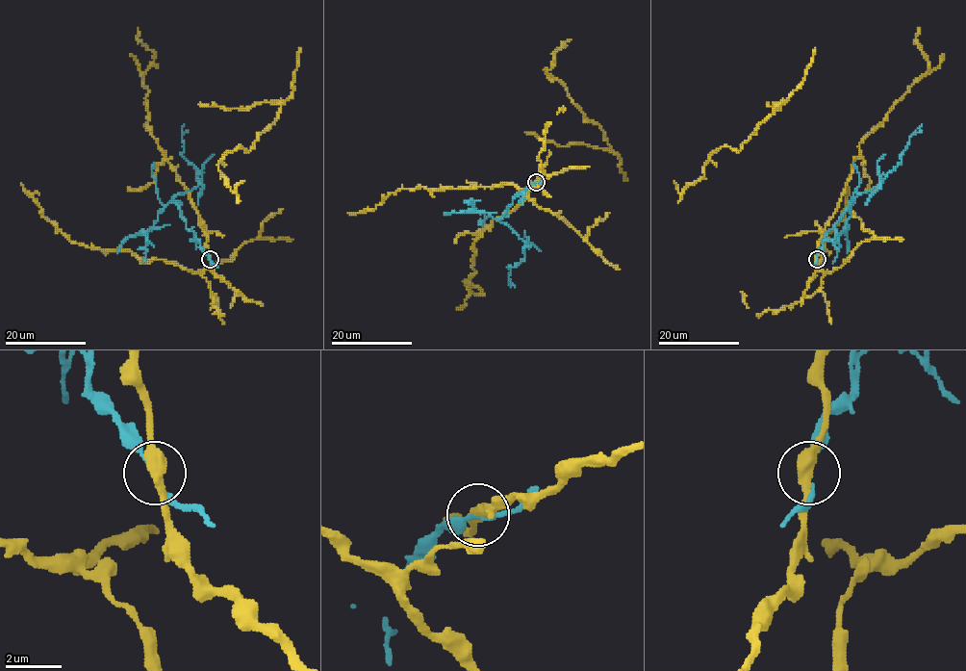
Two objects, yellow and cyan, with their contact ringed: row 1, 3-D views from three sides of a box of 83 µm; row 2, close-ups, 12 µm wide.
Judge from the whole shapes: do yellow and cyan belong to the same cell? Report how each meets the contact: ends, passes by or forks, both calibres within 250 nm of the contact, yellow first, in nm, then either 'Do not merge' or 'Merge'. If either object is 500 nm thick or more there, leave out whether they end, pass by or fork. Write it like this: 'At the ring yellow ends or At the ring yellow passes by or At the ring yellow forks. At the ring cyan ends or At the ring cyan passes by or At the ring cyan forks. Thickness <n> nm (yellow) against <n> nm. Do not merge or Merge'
At the ring yellow passes by. At the ring cyan passes by. Thickness 420 nm (yellow) against 100 nm. Do not merge

